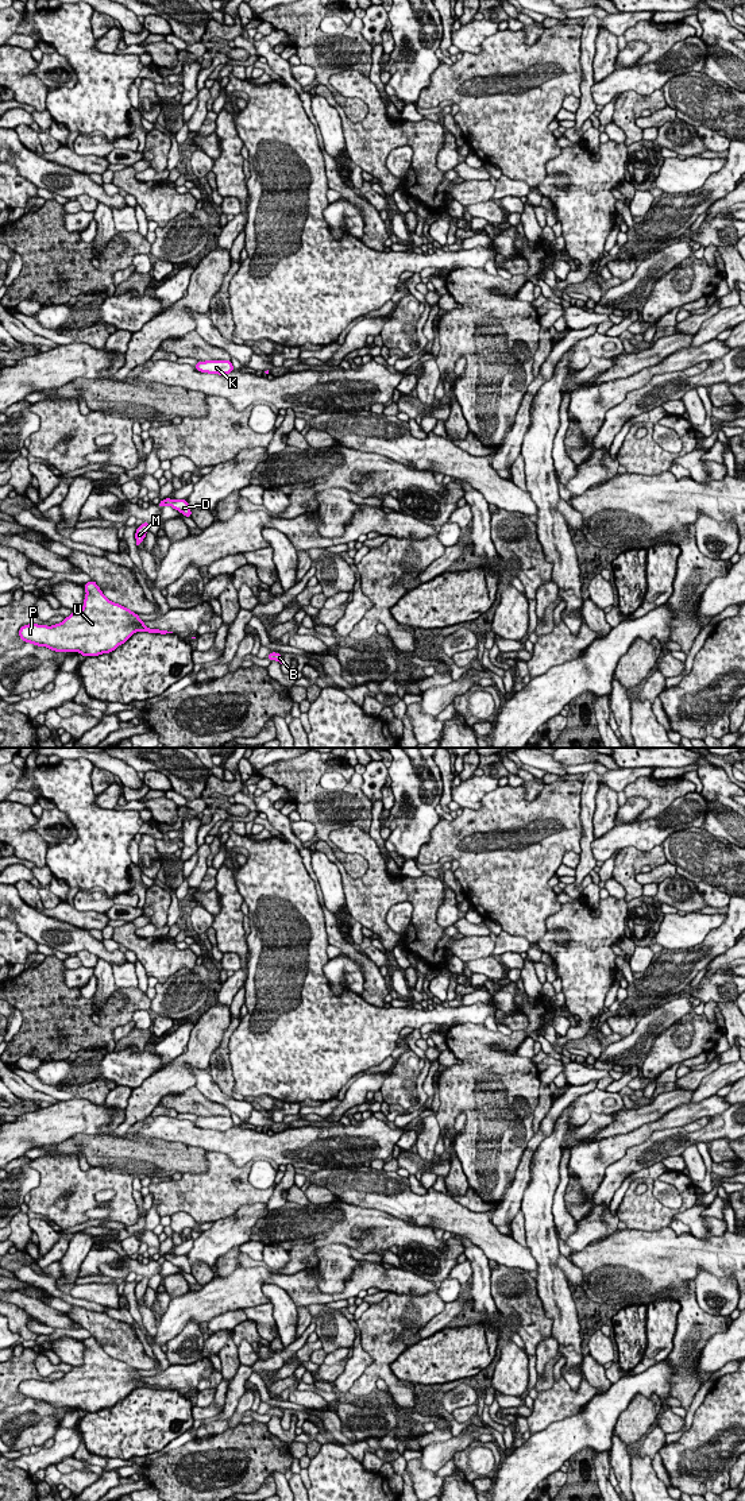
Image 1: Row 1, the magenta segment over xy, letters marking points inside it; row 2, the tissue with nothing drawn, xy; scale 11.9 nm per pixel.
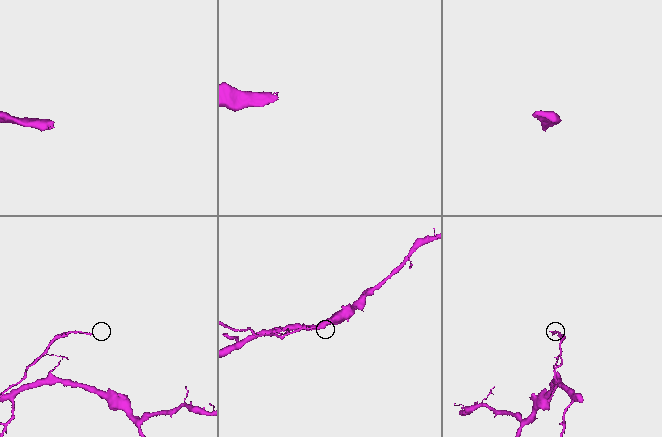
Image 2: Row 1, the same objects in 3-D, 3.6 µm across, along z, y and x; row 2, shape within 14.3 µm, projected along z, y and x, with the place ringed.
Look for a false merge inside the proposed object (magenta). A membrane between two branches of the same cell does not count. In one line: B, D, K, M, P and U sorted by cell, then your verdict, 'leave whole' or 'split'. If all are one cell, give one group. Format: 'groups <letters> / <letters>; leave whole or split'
groups B M P U / D K; split

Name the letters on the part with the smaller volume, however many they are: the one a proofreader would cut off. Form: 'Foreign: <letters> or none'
Foreign: D, K

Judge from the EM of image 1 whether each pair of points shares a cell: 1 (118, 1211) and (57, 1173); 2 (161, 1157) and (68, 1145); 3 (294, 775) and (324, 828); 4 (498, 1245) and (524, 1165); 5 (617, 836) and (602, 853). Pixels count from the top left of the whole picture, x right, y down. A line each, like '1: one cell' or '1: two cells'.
1: one cell
2: one cell
3: one cell
4: two cells
5: one cell

